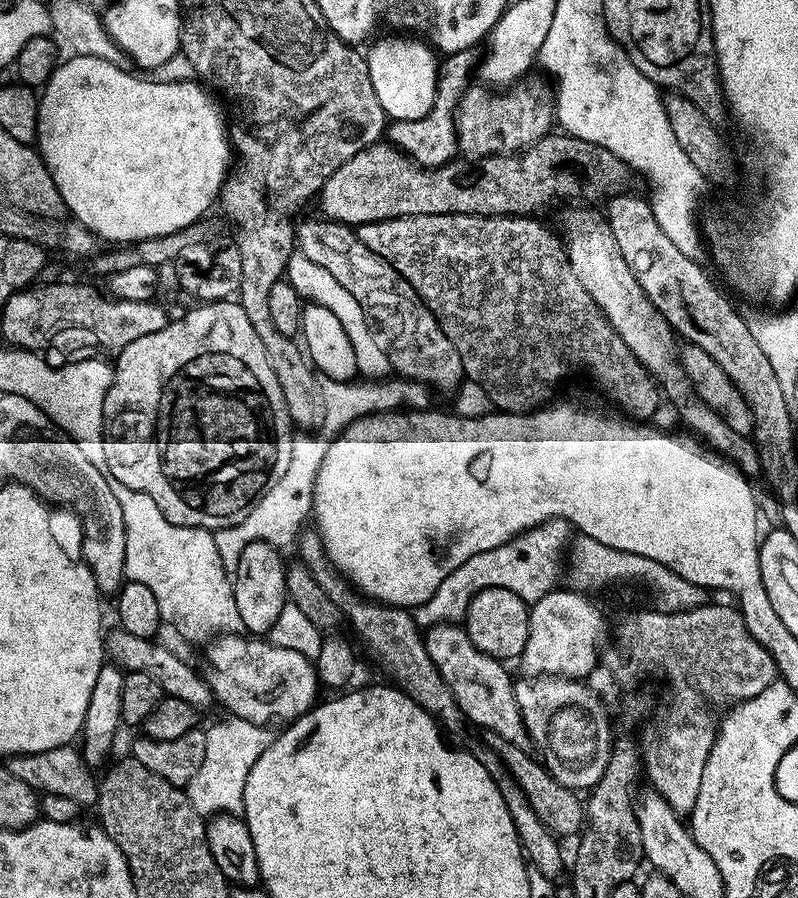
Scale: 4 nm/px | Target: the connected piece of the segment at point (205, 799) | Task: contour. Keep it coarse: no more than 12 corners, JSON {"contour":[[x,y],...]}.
{"contour":[[234,715],[210,725],[186,785],[205,818],[243,809],[246,778],[274,739]]}

